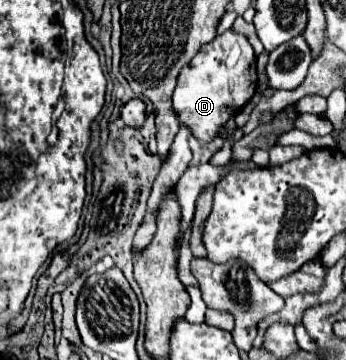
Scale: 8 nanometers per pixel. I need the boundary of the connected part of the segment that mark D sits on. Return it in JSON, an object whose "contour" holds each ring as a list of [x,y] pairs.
{"contour":[[[232,28],[226,30],[224,34],[216,36],[212,42],[208,42],[206,46],[200,48],[200,52],[192,58],[192,62],[188,66],[184,66],[180,78],[178,78],[178,84],[176,84],[176,90],[174,90],[174,110],[178,110],[178,118],[182,124],[190,126],[194,136],[200,140],[200,142],[208,142],[216,136],[218,128],[234,114],[240,112],[240,108],[252,98],[252,94],[256,92],[258,88],[258,74],[256,74],[256,54],[250,46],[250,42],[246,40],[244,34],[238,34],[234,32]]]}

